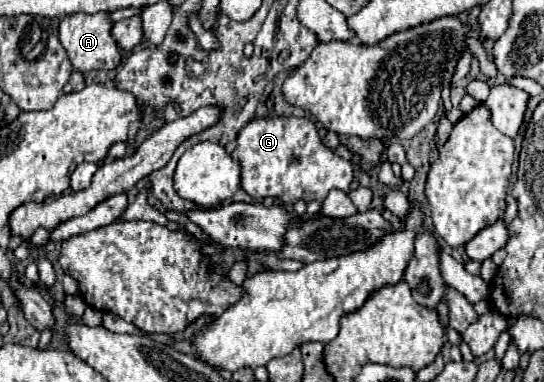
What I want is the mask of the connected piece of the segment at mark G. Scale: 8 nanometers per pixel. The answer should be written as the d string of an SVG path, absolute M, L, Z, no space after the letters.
M266 116L250 120L236 138L232 158L242 166L242 190L262 202L266 196L286 206L298 200L324 202L330 190L350 192L354 180L352 162L340 158L332 148L324 146L314 122L296 116Z

